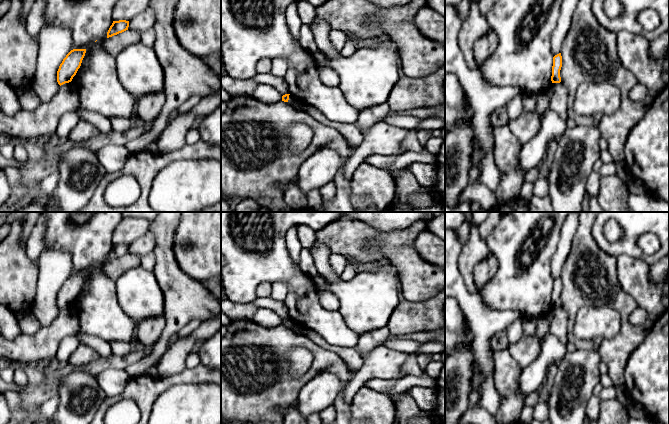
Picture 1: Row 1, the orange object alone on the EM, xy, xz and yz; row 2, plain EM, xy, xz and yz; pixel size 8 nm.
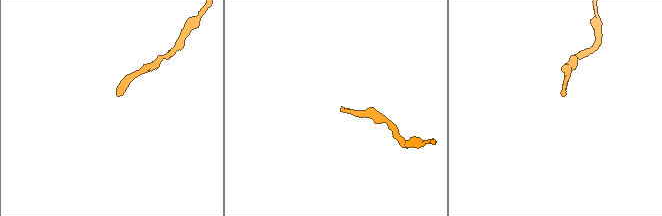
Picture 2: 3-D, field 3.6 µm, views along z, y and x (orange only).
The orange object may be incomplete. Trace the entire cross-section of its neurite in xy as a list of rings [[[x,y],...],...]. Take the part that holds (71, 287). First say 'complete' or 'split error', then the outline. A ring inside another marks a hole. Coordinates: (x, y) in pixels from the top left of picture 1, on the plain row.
complete; [[[73,273],[63,283],[57,295],[57,306],[61,310],[72,305],[81,290],[86,273]]]

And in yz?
complete; [[[559,277],[553,281],[552,300],[551,300],[552,307],[561,306],[560,301],[561,291],[562,291],[562,280],[561,277]]]

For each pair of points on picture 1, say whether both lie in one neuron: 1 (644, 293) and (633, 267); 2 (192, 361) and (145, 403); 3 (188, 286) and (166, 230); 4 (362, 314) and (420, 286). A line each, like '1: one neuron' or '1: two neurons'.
1: one neuron
2: two neurons
3: one neuron
4: two neurons

